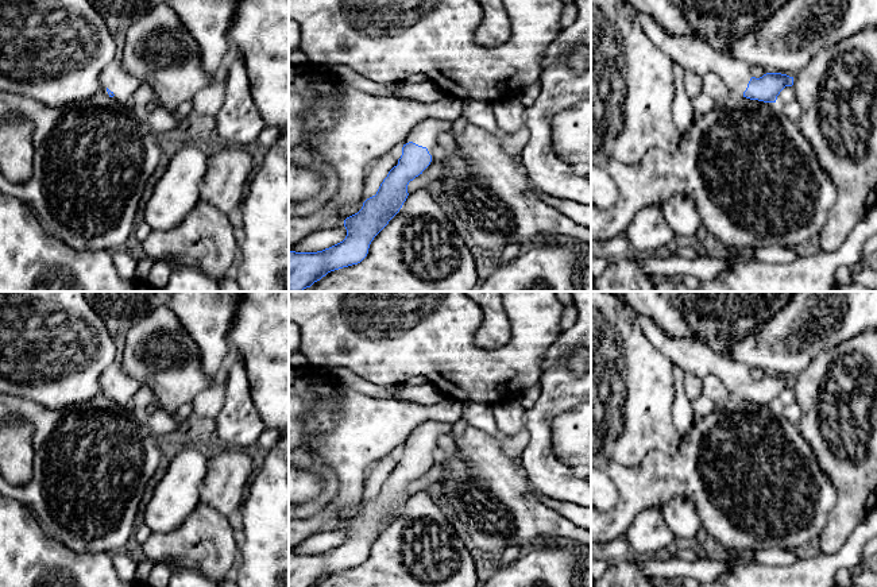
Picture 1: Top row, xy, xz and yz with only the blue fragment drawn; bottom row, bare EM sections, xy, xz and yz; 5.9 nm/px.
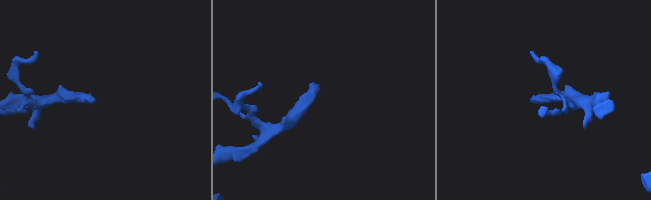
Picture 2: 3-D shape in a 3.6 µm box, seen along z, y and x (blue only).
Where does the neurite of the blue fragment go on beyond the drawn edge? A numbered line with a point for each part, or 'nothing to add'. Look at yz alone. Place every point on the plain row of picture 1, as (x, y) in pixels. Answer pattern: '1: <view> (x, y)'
1: yz (690, 355)

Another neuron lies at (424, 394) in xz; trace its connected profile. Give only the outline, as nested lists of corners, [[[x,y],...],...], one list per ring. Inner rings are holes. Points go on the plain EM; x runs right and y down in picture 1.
[[[430,382],[412,386],[412,385],[398,385],[394,386],[398,399],[413,402],[418,405],[436,405],[445,398],[445,395]]]

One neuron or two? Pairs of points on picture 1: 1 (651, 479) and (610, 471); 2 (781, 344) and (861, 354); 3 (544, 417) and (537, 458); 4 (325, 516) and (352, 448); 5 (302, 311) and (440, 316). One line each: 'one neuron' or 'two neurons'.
1: one neuron
2: two neurons
3: one neuron
4: one neuron
5: one neuron

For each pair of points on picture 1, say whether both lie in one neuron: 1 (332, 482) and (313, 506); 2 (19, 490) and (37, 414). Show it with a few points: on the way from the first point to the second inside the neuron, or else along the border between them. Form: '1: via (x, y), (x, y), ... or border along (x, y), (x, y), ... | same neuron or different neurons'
1: via (331, 489), (320, 501) | same neuron
2: via (39, 478), (45, 471), (45, 435) | same neuron

